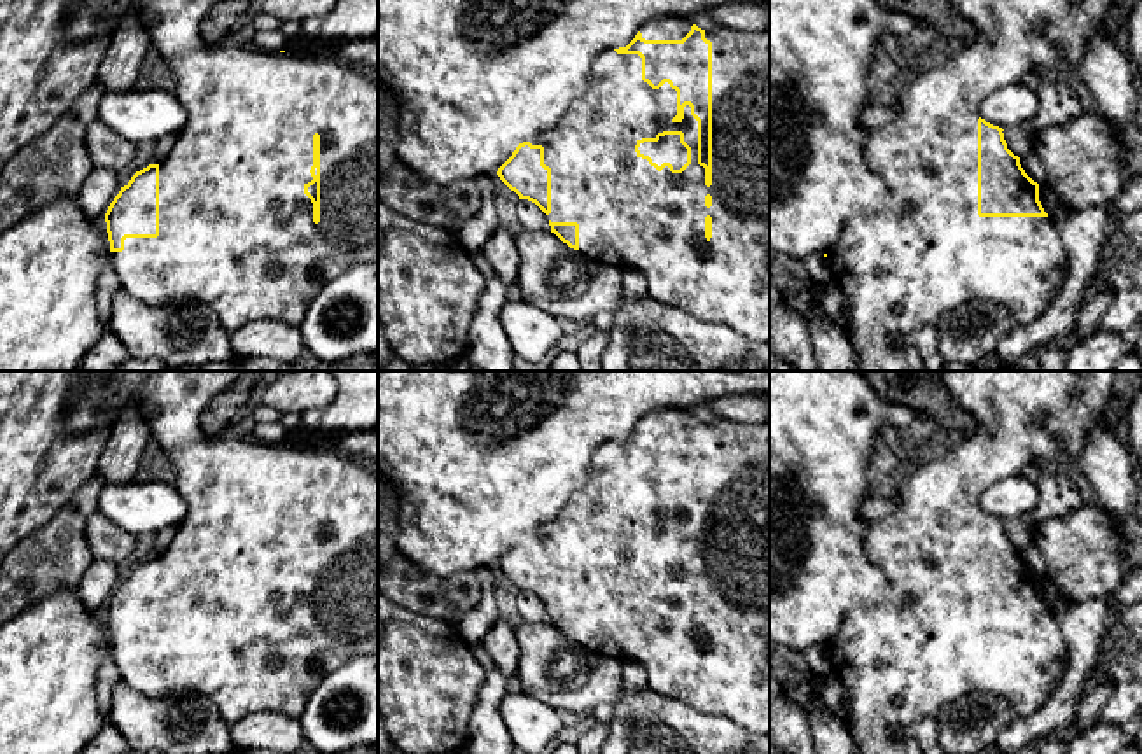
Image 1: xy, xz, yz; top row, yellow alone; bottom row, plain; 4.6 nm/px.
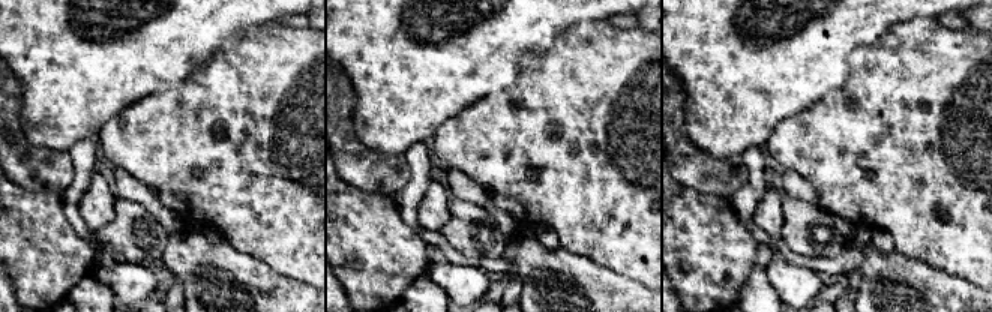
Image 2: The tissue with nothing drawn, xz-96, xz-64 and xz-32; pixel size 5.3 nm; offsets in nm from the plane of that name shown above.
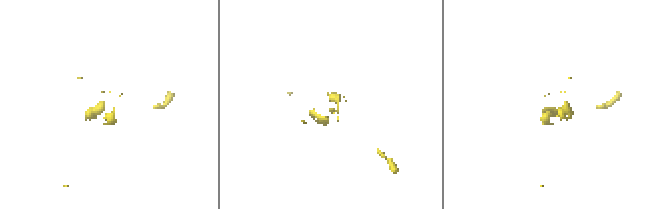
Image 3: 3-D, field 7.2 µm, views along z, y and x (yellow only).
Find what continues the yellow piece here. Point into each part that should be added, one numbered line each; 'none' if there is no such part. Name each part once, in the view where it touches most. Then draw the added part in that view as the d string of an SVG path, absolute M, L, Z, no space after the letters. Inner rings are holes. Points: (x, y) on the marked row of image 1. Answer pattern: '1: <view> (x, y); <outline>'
1: xz (630, 216); M708 30L705 38L712 42L712 185L705 185L705 168L698 164L698 121L691 115L691 107L684 107L684 119L673 122L677 115L677 91L665 82L652 89L642 80L642 58L638 54L617 54L607 49L598 54L589 70L586 93L572 101L561 119L528 140L544 147L544 164L551 168L551 222L579 224L579 252L596 264L609 264L621 271L633 269L644 275L647 296L686 310L687 313L710 322L731 327L747 339L769 345L769 30L747 33L736 30ZM663 131L682 131L684 142L691 147L691 164L682 173L672 173L668 166L658 171L635 152L642 138L656 138Z

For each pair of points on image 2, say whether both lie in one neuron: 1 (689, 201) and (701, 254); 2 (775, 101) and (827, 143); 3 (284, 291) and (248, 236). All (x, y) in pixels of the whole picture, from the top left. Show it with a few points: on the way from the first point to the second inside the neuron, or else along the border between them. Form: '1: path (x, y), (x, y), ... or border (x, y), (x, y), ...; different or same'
1: path (689, 215), (689, 231), (698, 240); same
2: border (824, 95), (812, 105), (779, 123); different
3: border (234, 248), (297, 281); different

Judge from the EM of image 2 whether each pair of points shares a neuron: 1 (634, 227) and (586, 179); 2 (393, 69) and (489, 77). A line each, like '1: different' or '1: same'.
1: same
2: same

